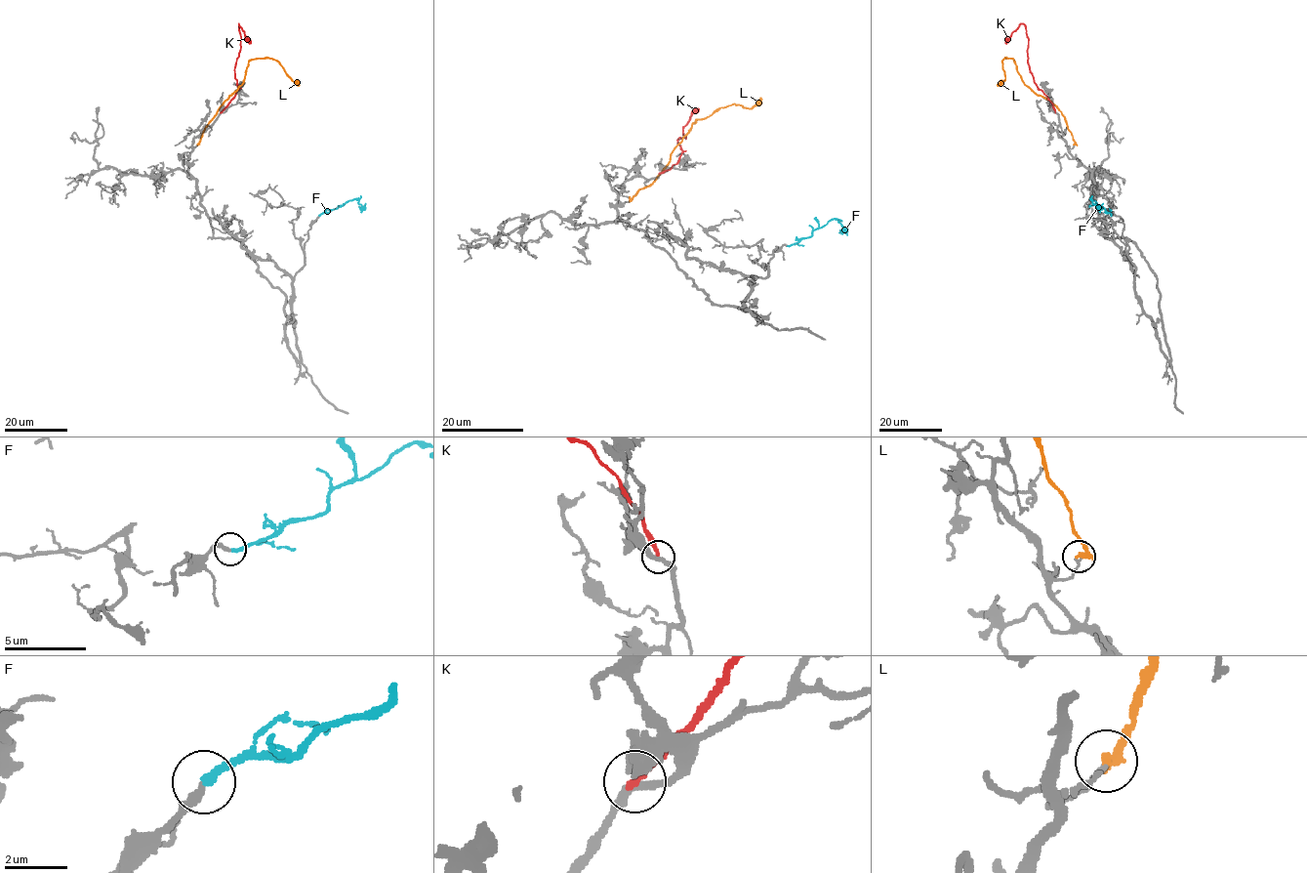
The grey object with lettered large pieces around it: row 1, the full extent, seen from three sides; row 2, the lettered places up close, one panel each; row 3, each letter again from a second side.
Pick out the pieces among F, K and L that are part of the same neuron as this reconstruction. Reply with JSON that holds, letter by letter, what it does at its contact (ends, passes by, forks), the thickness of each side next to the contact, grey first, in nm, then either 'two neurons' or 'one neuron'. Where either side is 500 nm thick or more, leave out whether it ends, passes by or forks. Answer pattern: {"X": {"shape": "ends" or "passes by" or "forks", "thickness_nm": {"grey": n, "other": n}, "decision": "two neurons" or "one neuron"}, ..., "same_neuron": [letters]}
{"F": {"shape": "ends", "thickness_nm": {"grey": 240, "other": 240}, "decision": "one neuron"}, "K": {"shape": "ends", "thickness_nm": {"grey": 260, "other": 240}, "decision": "two neurons"}, "L": {"shape": "ends", "thickness_nm": {"grey": 140, "other": 320}, "decision": "two neurons"}, "same_neuron": ["F"]}

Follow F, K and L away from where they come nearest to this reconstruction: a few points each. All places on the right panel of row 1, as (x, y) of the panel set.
F: (1111, 216), (1090, 199), (1096, 206), (1103, 203)
K: (1055, 111), (1048, 98), (1038, 88), (1029, 69), (1025, 26), (1020, 24), (1005, 43)
L: (1074, 145), (1060, 111), (1024, 82), (1012, 58), (1002, 61), (1004, 78), (997, 85)

